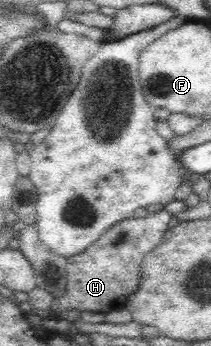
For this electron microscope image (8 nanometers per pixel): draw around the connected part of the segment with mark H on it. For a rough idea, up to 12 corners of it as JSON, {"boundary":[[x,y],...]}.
{"boundary":[[127,217],[67,258],[50,310],[108,313],[138,290],[175,221]]}

